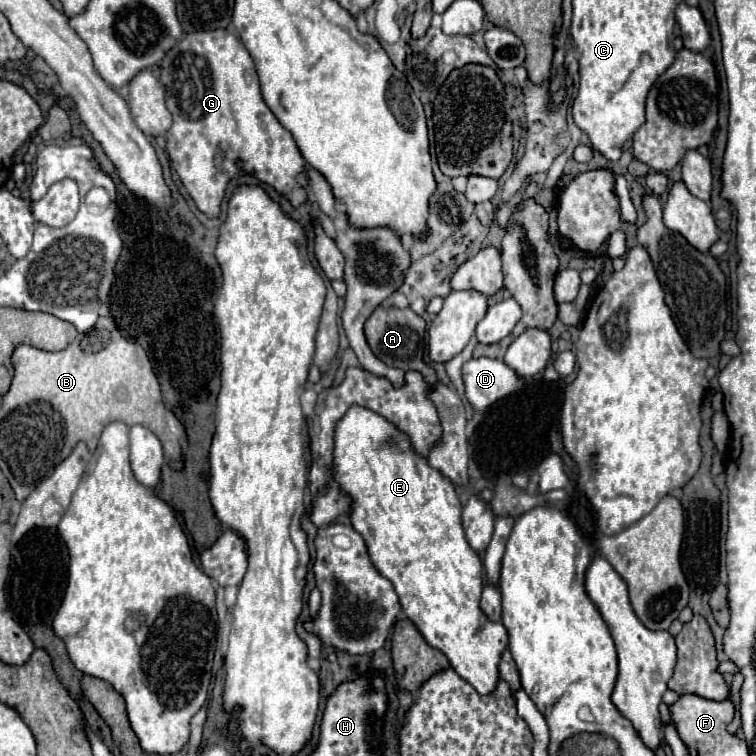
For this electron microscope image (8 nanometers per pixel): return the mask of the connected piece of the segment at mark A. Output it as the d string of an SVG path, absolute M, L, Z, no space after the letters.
M377 306L377 310L373 310L373 314L367 318L365 322L365 338L367 344L371 346L373 354L385 362L387 366L393 368L401 368L401 370L419 370L425 380L435 386L439 384L437 372L425 364L423 354L425 354L425 330L427 324L421 316L417 316L411 308L385 308L385 306Z

